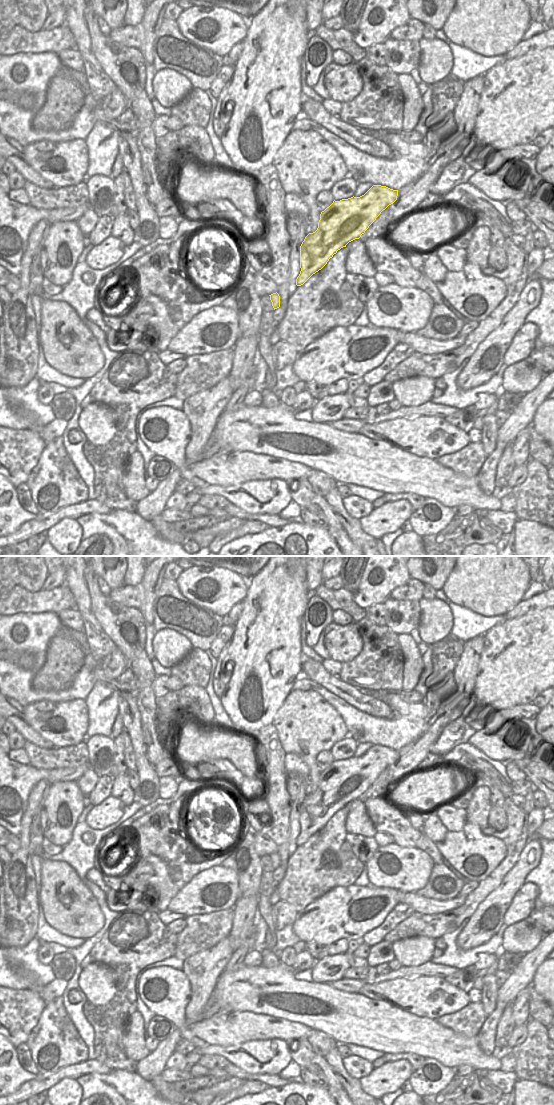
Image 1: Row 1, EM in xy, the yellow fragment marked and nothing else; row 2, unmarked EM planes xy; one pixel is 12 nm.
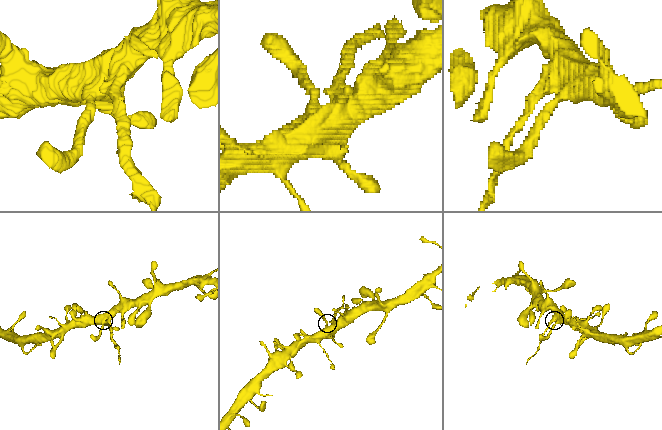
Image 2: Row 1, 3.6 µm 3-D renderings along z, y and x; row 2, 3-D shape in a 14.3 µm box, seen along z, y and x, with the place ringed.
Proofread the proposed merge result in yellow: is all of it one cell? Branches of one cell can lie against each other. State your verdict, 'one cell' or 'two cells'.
one cell

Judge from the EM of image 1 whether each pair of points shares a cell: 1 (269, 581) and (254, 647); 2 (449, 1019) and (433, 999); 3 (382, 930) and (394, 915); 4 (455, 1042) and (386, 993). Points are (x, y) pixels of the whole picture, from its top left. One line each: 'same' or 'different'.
1: same
2: different
3: same
4: different

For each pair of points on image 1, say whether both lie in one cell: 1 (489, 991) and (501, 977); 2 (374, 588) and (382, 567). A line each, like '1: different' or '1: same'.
1: different
2: same

